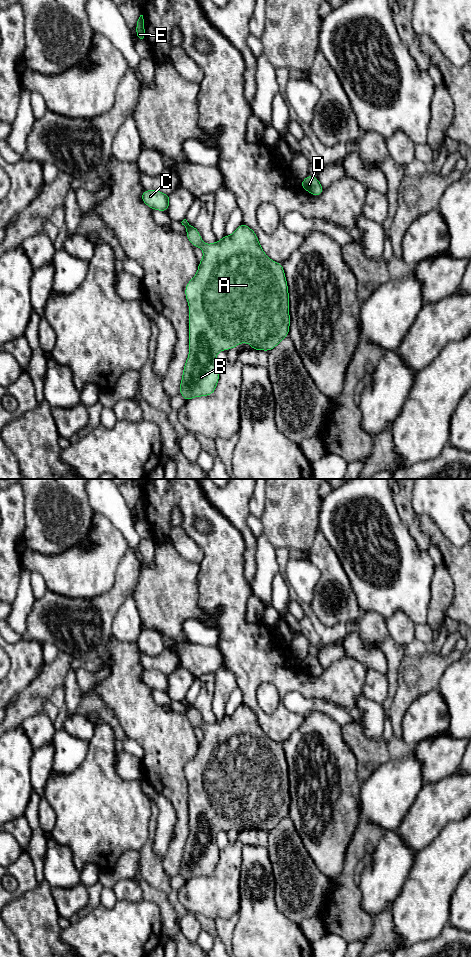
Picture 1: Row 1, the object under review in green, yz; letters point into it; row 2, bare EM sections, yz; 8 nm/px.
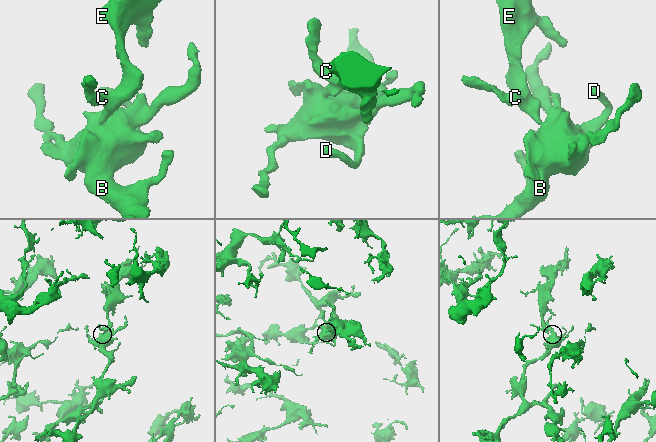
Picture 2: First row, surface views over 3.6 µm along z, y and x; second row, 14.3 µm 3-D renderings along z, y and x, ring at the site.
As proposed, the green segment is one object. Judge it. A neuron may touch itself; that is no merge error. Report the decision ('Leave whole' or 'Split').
Leave whole

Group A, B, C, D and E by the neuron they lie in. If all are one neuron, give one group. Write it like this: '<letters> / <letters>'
A B C D E

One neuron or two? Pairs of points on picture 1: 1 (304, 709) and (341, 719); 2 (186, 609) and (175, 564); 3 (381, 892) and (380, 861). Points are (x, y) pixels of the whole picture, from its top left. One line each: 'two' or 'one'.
1: one
2: one
3: one

